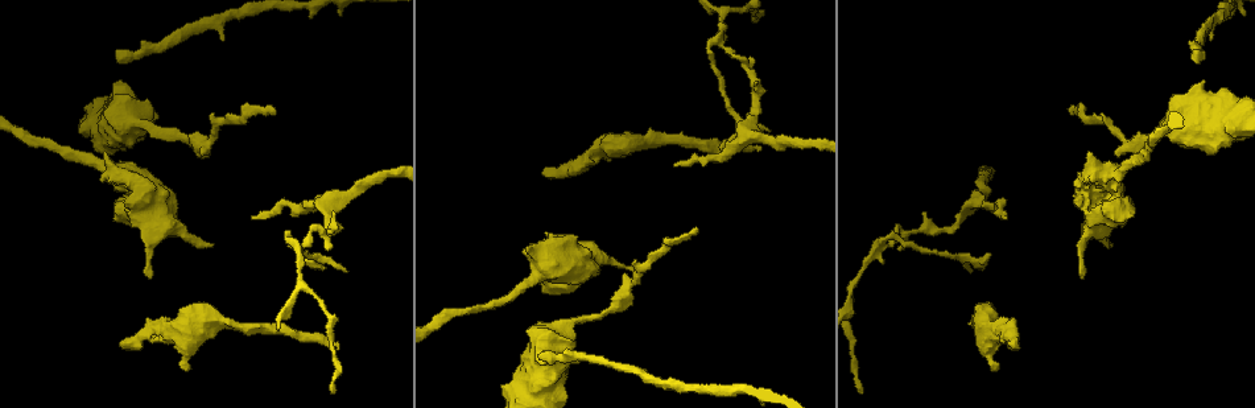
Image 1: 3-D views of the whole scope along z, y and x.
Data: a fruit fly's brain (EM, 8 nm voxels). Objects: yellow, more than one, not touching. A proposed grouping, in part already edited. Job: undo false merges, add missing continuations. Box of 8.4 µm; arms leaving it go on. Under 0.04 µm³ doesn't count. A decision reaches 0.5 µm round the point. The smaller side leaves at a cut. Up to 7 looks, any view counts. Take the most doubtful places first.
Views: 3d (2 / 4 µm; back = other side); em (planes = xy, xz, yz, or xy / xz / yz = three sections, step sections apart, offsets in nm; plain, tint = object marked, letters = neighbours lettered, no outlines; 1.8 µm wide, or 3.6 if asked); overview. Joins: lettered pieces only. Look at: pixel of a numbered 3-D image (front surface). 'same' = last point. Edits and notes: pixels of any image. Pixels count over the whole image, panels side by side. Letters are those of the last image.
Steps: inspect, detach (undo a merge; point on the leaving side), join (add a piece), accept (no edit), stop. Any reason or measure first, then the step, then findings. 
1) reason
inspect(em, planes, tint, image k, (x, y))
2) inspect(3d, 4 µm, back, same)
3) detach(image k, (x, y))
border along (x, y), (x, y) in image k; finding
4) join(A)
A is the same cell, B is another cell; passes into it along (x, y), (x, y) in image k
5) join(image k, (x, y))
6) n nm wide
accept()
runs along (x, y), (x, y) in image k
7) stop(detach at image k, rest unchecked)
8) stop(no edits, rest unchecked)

thin end
inspect(3d, 4 µm, back, image 1, (274, 115))

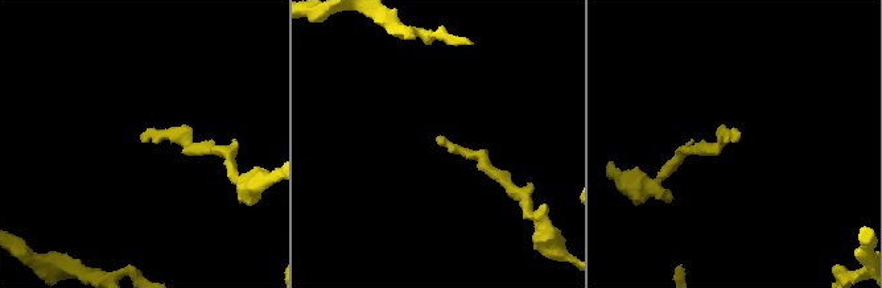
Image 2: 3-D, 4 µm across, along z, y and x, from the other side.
need the tissue
inspect(em, planes, letters, image 2, (142, 141))

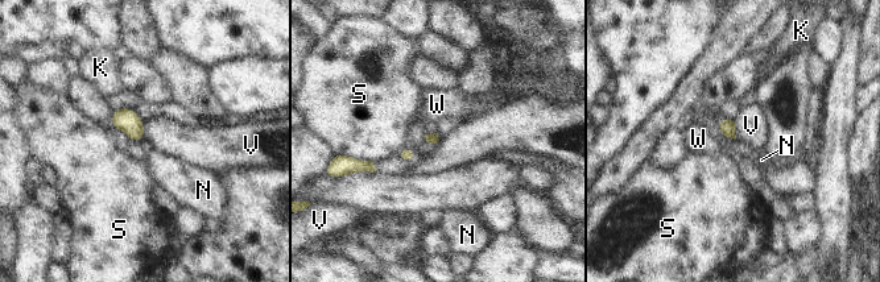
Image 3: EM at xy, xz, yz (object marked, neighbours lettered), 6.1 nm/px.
accept()
K, N, S, V and W are other cells; border along (734, 121), (736, 139) in image 3; no lettered piece goes on from it

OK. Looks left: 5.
free end
inspect(em, planes, letters, image 1, (1110, 244))

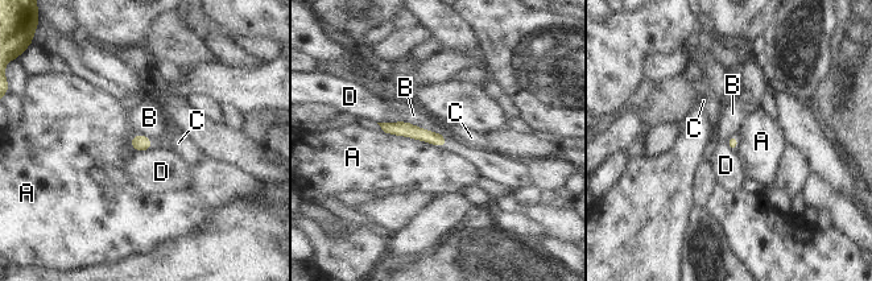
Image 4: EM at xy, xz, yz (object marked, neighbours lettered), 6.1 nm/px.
A touches over 380 nm
accept()
A, B, C and D are other cells; none of them fits

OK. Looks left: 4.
end of a long branch
inspect(em, xz, step 4, letters, image 1, (761, 148))

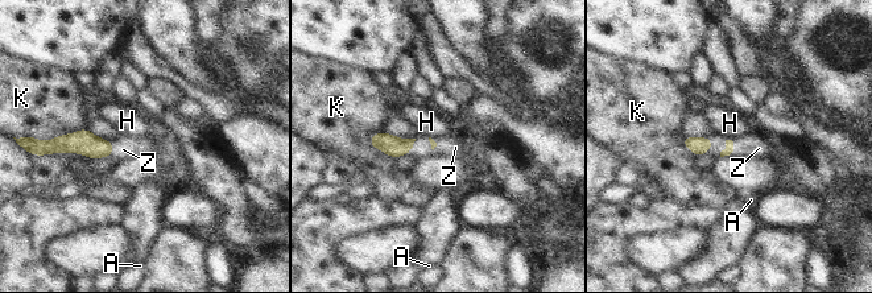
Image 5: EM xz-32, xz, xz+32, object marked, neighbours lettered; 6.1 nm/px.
join(Z)
Z is the same cell, A, H and K are other cells; passes into it along (728, 149), (726, 147), (751, 145) in image 5; the neuron continues

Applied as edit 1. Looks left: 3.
stop(join at image 5, rest unchecked)

